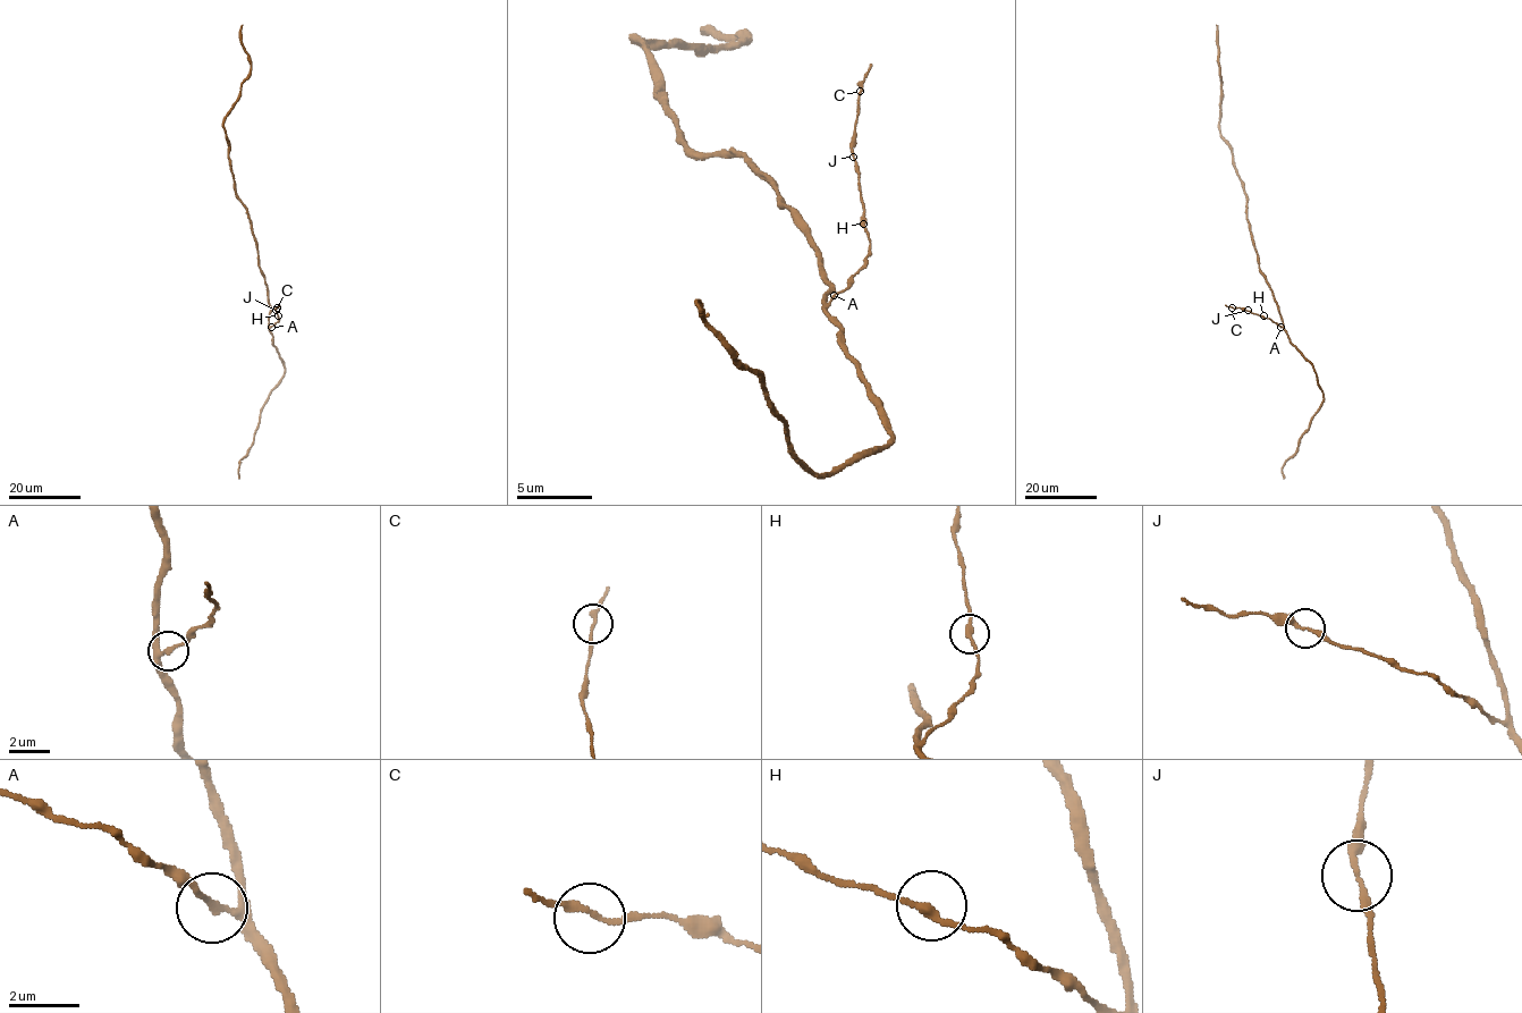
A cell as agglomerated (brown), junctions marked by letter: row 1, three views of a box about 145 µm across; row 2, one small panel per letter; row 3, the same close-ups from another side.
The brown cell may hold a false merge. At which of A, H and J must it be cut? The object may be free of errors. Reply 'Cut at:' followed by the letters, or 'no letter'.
Cut at: no letter

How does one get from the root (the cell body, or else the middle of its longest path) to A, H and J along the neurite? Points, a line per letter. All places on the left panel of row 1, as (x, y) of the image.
A: (259, 263), (267, 288), (271, 327)
H: (259, 263), (267, 288), (270, 327), (278, 321), (278, 315)
J: (259, 263), (267, 288), (270, 327), (279, 319), (276, 311)

